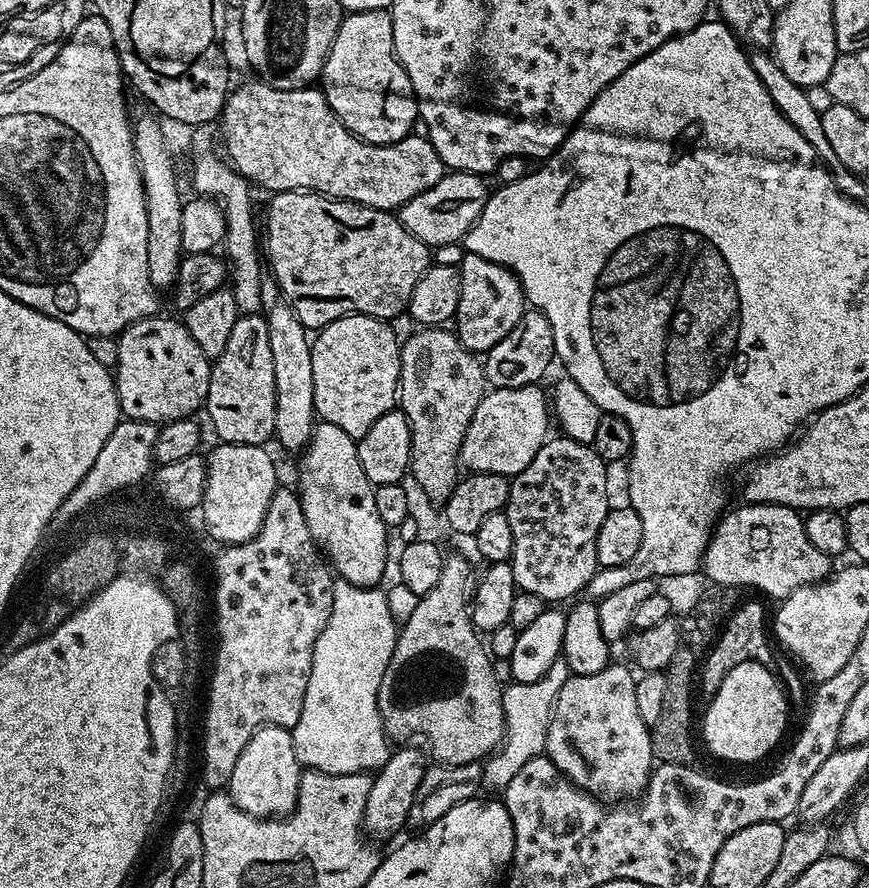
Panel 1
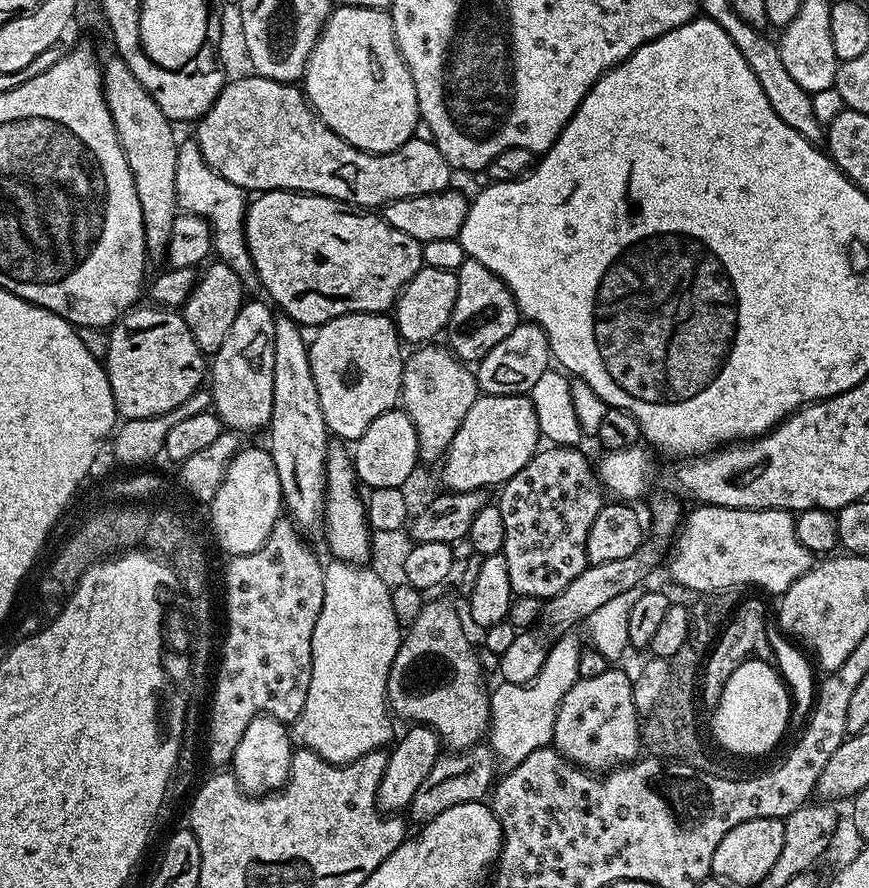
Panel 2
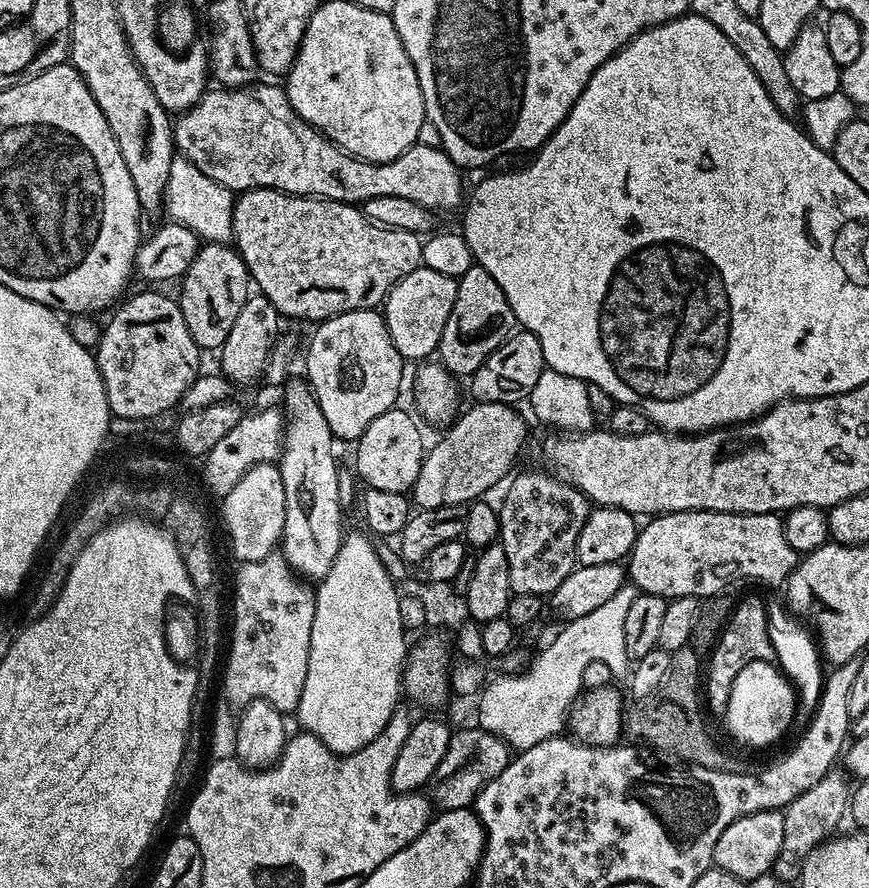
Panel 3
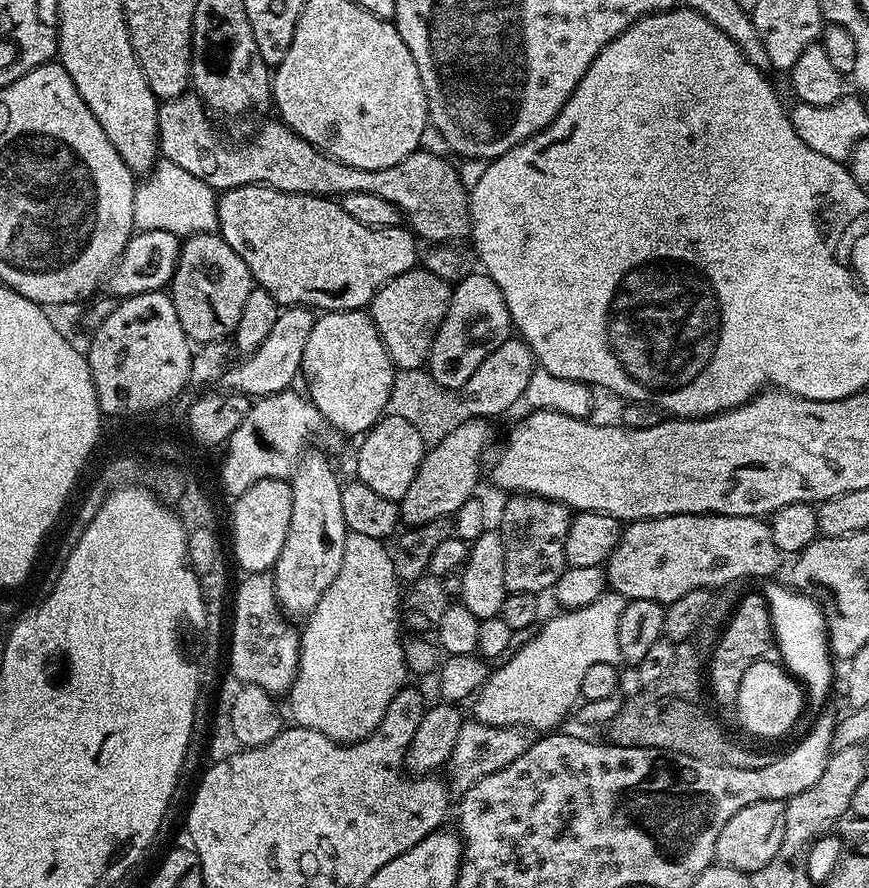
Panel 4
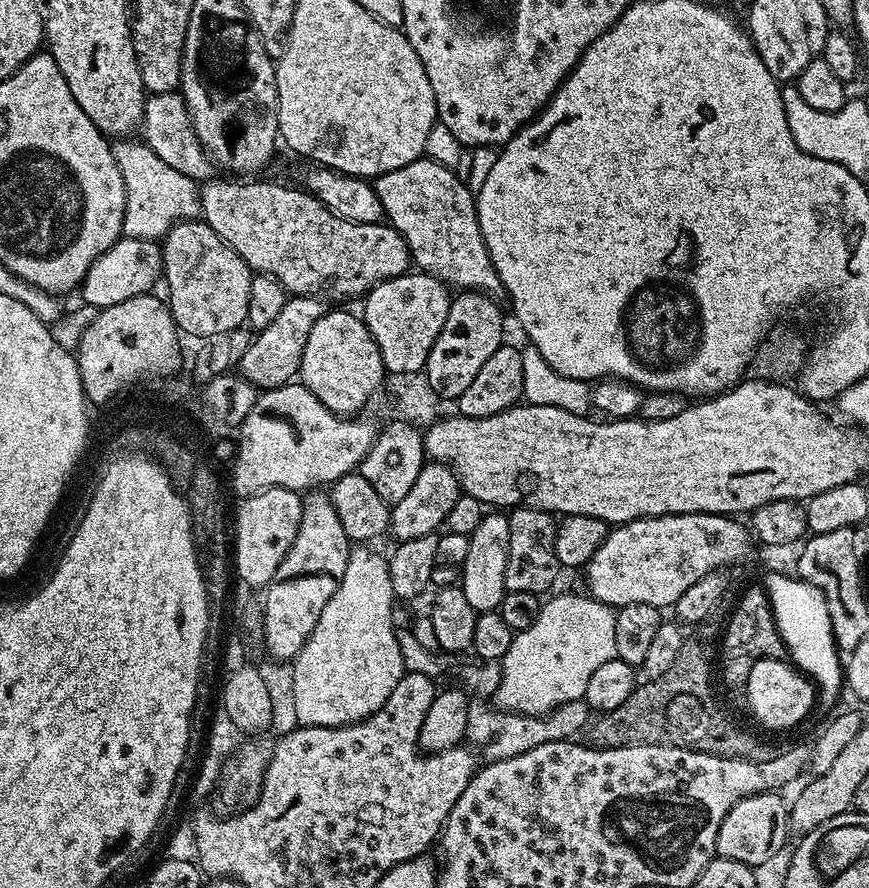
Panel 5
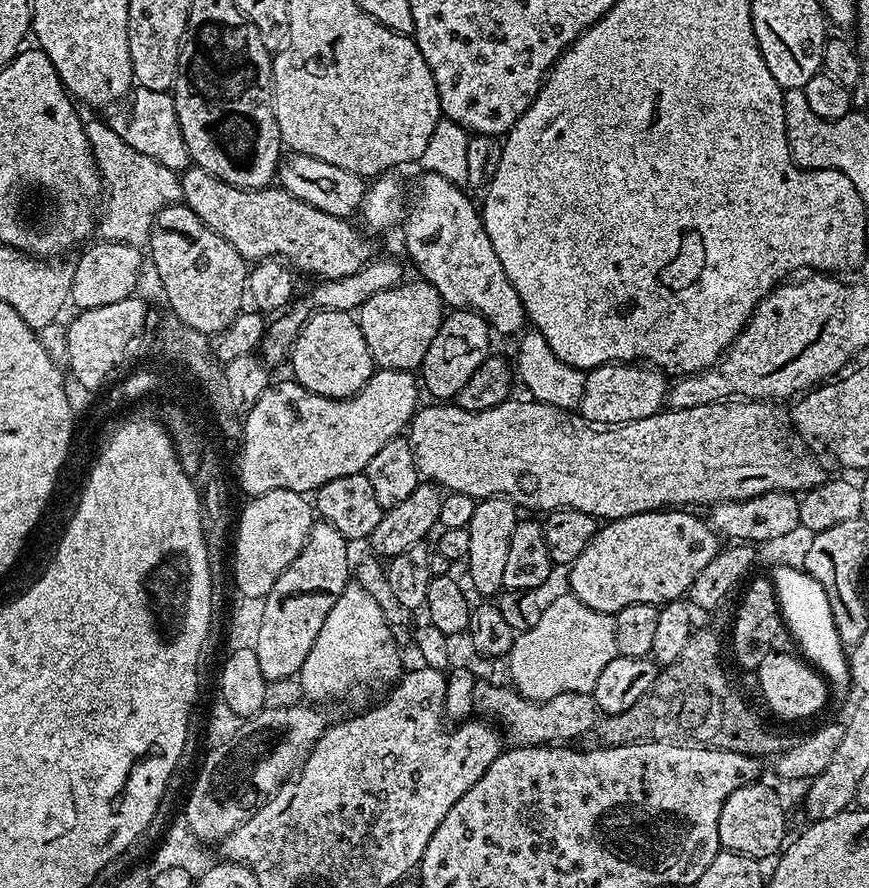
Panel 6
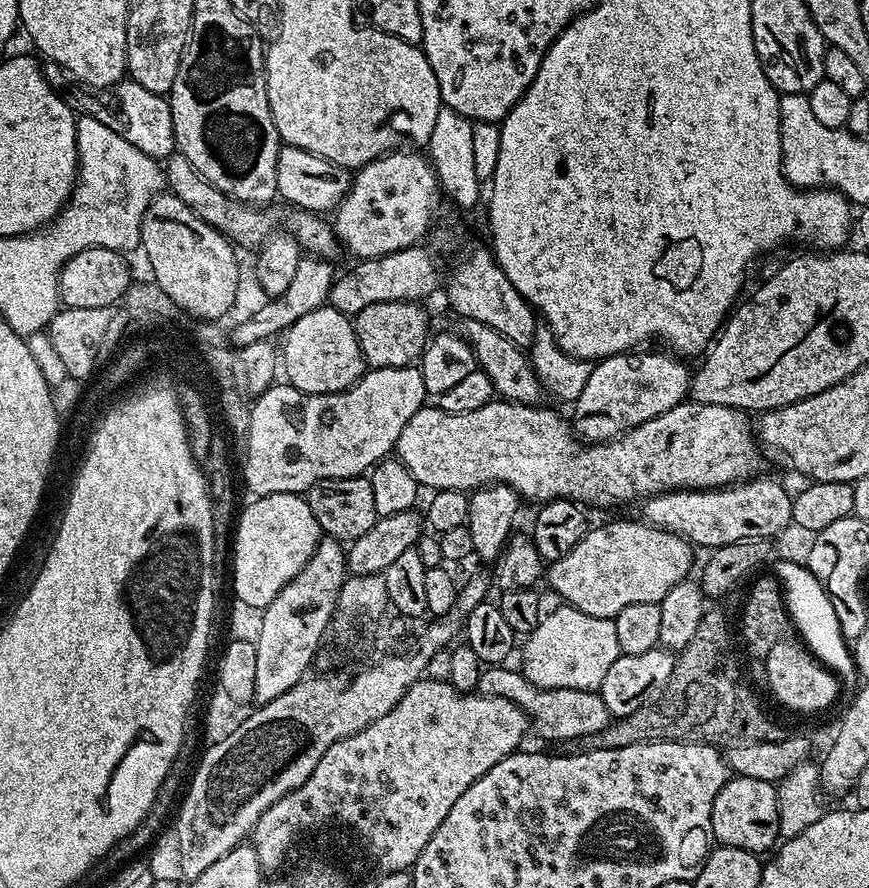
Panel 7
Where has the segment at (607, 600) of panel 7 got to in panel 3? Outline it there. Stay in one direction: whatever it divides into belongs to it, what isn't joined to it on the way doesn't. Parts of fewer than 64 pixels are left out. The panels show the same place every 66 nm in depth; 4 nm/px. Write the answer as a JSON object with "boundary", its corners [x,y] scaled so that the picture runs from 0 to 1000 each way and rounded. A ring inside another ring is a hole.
{"boundary":[[[771,577],[747,584],[732,600],[732,609],[720,632],[720,649],[736,667],[779,676],[786,671],[811,673],[832,664],[846,653],[876,653],[901,659],[917,637],[918,624],[904,610],[901,584],[892,577],[849,579],[848,577]]]}

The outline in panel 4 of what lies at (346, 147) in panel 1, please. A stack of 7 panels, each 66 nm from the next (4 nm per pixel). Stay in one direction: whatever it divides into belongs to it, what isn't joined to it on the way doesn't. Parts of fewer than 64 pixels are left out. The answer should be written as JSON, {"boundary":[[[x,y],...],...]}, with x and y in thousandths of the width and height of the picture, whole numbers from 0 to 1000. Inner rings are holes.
{"boundary":[[[213,106],[209,108],[201,108],[194,113],[188,114],[182,124],[182,155],[184,157],[183,175],[190,180],[200,182],[200,187],[209,187],[209,191],[215,191],[216,195],[223,196],[223,200],[232,200],[232,205],[237,205],[250,214],[261,214],[265,212],[277,212],[284,207],[301,207],[311,212],[318,212],[321,216],[352,216],[356,218],[367,218],[379,223],[394,223],[404,216],[420,216],[421,218],[435,218],[435,223],[444,223],[444,227],[453,227],[453,232],[458,232],[461,236],[464,247],[467,249],[468,256],[484,271],[491,273],[494,276],[498,275],[518,275],[521,273],[529,273],[543,260],[543,243],[539,239],[539,222],[541,216],[534,211],[534,204],[530,195],[525,195],[525,189],[517,181],[518,179],[510,176],[501,176],[497,172],[480,169],[471,173],[467,178],[463,178],[463,182],[458,182],[458,187],[449,187],[444,191],[412,191],[407,187],[398,187],[394,182],[389,182],[384,178],[380,178],[373,171],[367,171],[361,163],[348,157],[338,146],[334,146],[326,137],[316,137],[318,140],[304,140],[299,144],[299,150],[291,155],[287,162],[261,162],[251,150],[244,145],[244,140],[239,136],[241,127],[237,125],[234,113],[224,106]]]}

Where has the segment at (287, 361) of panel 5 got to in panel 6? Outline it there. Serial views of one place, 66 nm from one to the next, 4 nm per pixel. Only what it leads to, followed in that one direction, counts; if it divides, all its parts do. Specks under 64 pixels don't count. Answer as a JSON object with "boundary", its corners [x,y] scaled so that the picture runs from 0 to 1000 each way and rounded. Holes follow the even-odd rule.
{"boundary":[[[430,291],[407,309],[389,315],[374,315],[365,319],[365,323],[356,331],[353,338],[342,337],[331,345],[322,355],[319,355],[307,366],[306,374],[299,389],[300,404],[307,411],[320,410],[335,400],[336,390],[342,383],[343,376],[350,370],[352,361],[361,354],[361,350],[407,351],[421,340],[421,337],[440,327],[452,324],[464,316],[463,300],[449,291]]]}

